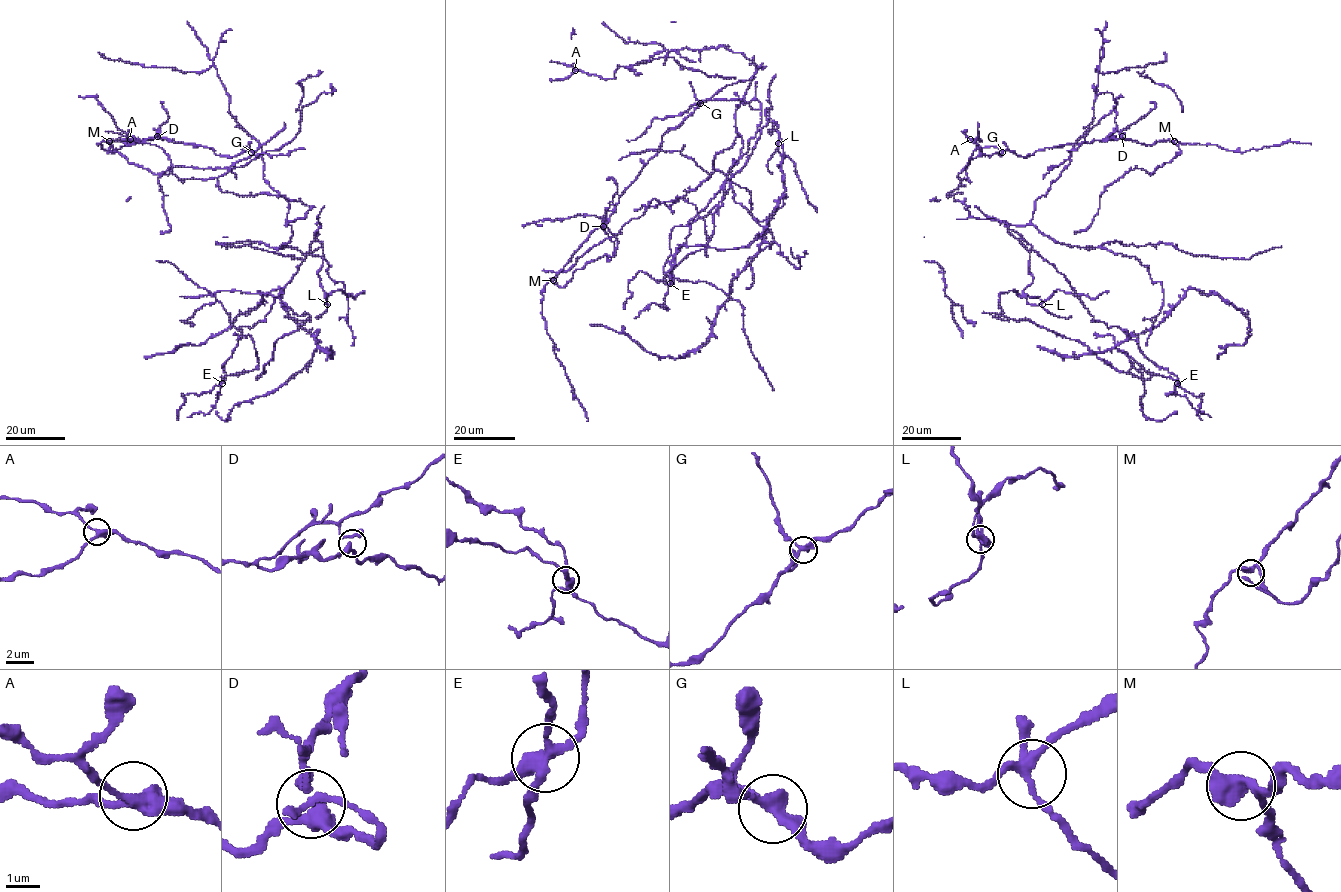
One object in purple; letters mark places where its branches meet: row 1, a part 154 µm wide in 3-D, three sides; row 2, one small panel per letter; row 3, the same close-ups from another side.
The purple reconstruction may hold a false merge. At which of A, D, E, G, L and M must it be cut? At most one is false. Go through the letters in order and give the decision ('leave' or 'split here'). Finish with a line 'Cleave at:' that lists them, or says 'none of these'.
A: leave
D: leave
E: split here
G: leave
L: leave
M: leave
Cleave at: E

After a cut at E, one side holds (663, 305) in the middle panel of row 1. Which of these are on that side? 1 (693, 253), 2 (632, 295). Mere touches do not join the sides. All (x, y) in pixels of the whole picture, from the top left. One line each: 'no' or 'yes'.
1: yes
2: no

